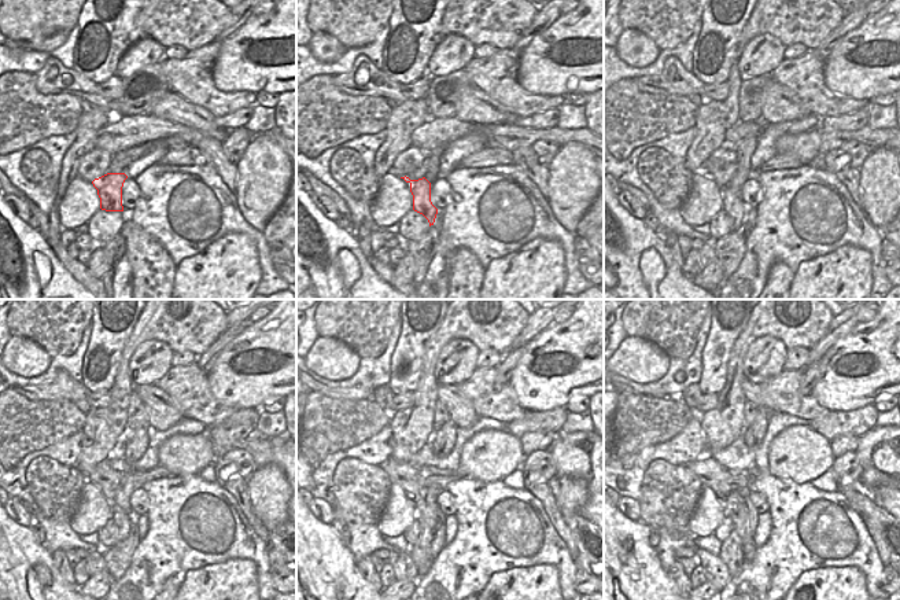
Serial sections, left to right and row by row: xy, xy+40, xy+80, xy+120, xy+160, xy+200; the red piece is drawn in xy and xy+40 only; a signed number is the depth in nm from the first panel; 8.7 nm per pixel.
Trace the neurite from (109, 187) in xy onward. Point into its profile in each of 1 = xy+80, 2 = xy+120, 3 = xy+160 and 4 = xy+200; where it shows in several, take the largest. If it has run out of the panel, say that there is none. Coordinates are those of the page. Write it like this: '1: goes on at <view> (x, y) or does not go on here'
1: goes on at xy+80 (733, 203)
2: goes on at xy+120 (122, 519)
3: goes on at xy+160 (421, 555)
4: goes on at xy+200 (731, 552)

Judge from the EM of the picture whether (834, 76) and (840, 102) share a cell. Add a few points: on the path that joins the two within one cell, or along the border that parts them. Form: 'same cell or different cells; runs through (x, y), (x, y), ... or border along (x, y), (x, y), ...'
different cells; border along (823, 65), (823, 83), (830, 89), (870, 100)

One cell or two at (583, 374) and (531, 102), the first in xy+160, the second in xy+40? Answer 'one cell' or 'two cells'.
two cells

